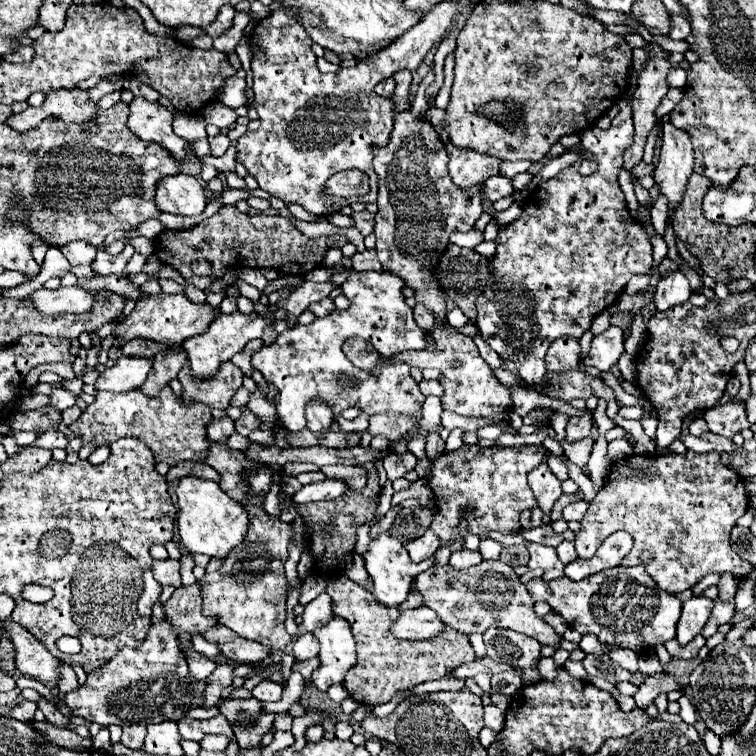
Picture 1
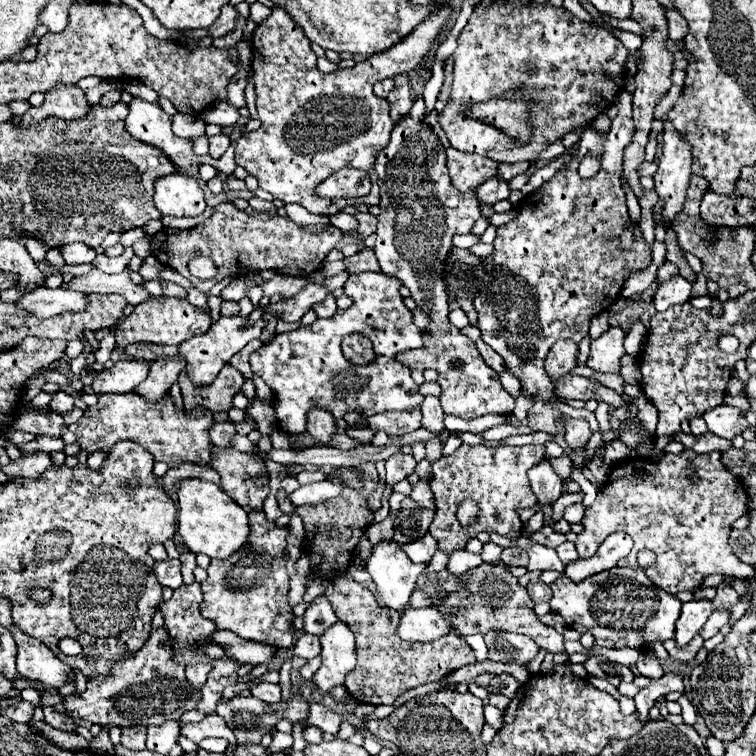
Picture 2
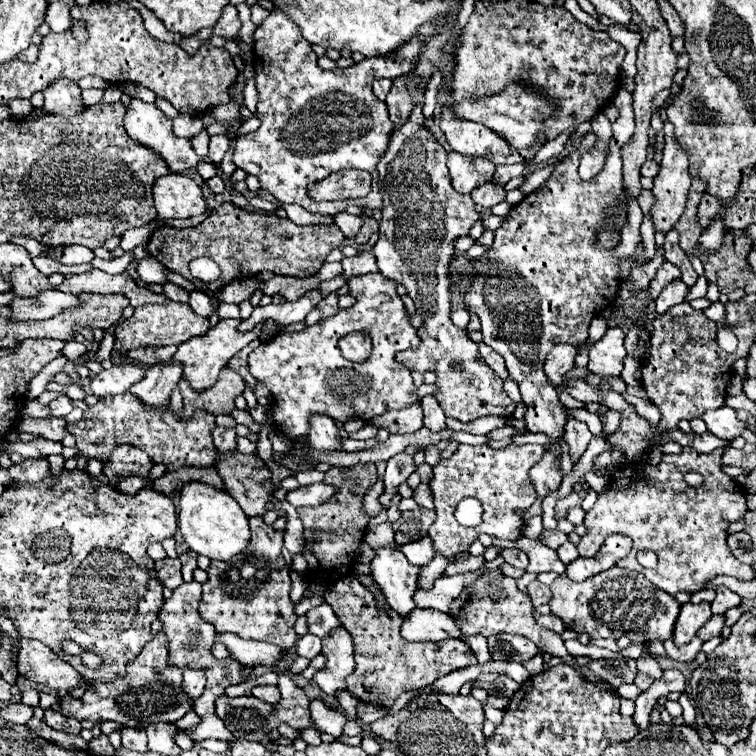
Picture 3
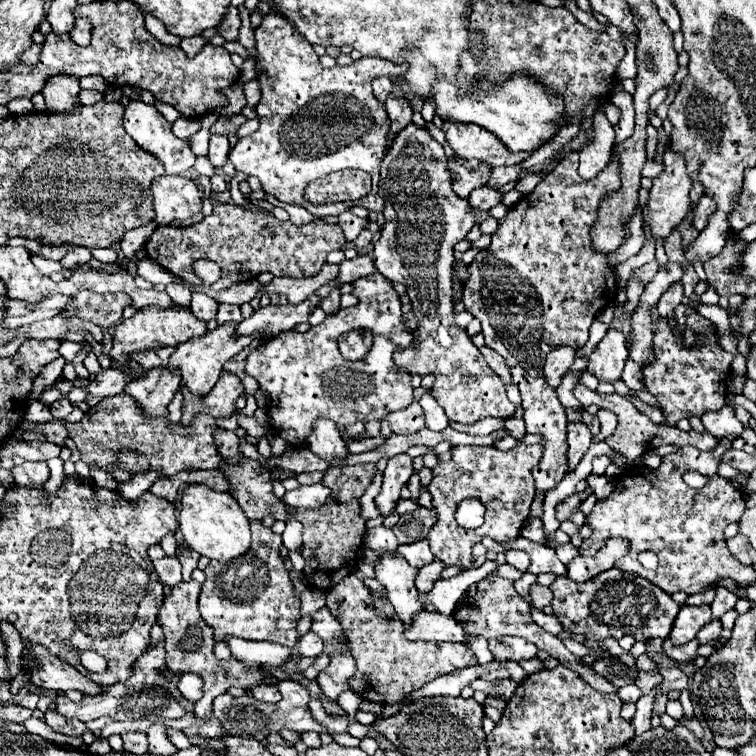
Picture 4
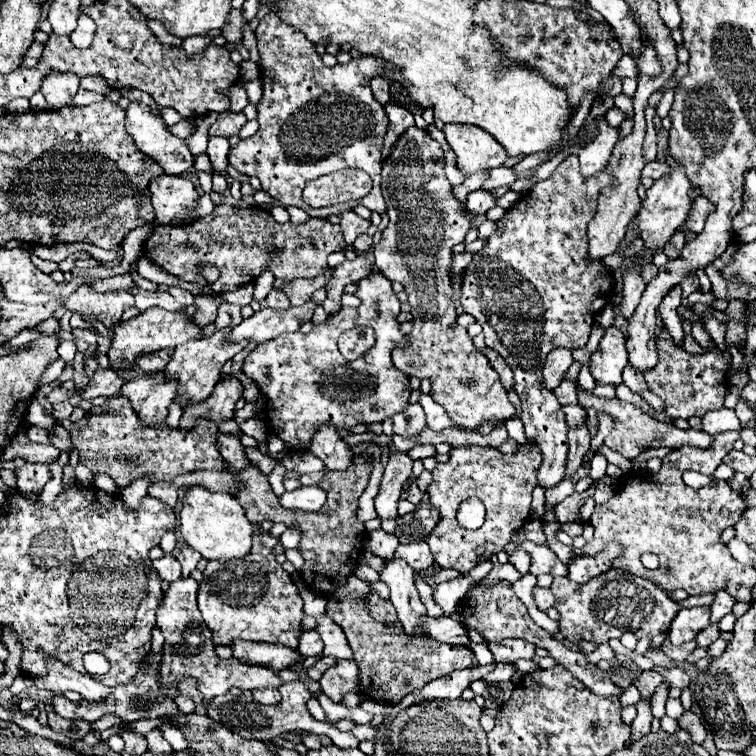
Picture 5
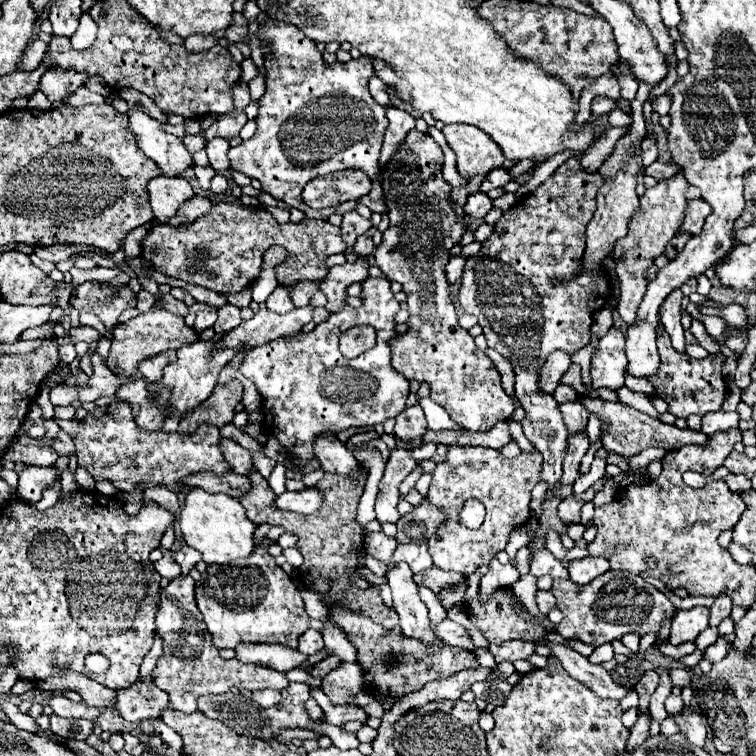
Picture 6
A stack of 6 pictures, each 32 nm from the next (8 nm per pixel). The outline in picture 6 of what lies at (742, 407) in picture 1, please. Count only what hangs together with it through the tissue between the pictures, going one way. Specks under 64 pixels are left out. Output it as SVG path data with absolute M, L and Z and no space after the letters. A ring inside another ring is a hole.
M718 410L718 412L708 412L706 416L702 416L702 432L708 436L712 436L714 432L732 430L732 428L738 428L738 414L736 412Z

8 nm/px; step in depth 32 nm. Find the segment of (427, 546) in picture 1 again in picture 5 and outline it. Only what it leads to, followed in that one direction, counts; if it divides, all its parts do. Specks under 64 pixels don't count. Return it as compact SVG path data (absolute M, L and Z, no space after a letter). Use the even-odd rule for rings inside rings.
M422 540L422 542L412 542L412 544L406 544L406 546L398 546L394 558L406 560L416 572L428 568L428 566L434 562L432 552L430 552L426 540Z

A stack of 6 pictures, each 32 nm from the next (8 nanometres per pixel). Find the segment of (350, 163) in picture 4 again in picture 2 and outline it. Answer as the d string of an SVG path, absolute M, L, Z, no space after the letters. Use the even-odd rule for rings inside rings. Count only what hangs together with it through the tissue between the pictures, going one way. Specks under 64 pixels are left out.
M450 4L436 8L422 24L386 52L368 56L352 68L340 68L322 74L316 68L316 54L304 30L292 20L284 8L272 8L272 14L256 26L252 34L254 58L252 78L256 90L256 108L262 126L256 132L246 132L236 140L236 164L252 174L260 188L270 192L284 204L294 202L312 214L336 214L348 205L380 203L378 175L374 172L374 158L390 140L394 122L386 99L376 98L372 86L384 78L394 78L400 72L416 70L424 54L444 34L456 10ZM342 168L358 168L370 174L372 192L357 199L328 200L316 196L316 188L334 172Z

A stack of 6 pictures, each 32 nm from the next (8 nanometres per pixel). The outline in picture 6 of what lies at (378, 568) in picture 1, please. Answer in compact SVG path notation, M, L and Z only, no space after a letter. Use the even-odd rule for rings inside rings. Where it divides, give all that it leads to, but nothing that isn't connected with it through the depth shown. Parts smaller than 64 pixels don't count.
M400 562L396 566L390 566L386 570L384 578L386 578L388 586L392 588L392 600L394 600L396 612L400 616L402 634L410 636L410 638L418 638L428 646L432 646L432 644L442 646L442 642L436 640L436 636L432 636L426 604L418 596L418 588L414 584L414 574L408 568L408 564Z

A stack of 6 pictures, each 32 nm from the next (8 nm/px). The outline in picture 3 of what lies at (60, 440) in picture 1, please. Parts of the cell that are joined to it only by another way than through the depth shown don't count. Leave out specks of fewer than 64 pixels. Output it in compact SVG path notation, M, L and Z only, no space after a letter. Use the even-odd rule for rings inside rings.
M34 438L32 442L14 442L8 448L18 452L22 458L40 458L40 456L60 454L64 446L62 442L52 442L48 438Z

